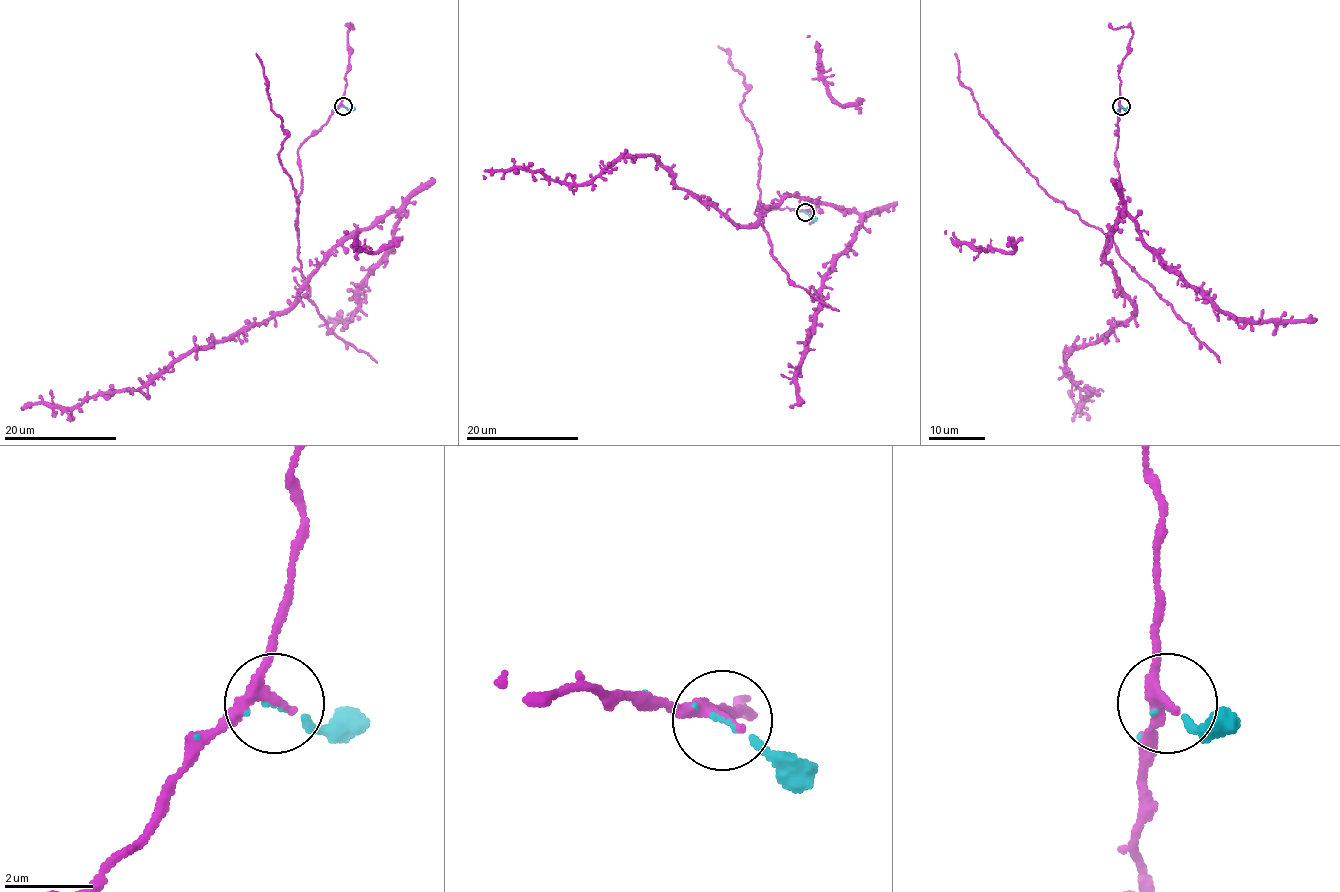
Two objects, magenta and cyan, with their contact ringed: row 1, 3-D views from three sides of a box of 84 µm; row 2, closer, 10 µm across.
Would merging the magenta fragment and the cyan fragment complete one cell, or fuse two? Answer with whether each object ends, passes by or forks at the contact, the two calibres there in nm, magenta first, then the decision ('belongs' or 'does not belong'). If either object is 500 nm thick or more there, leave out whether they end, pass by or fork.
magenta passes by | cyan ends | 240/80 nm | belongs

